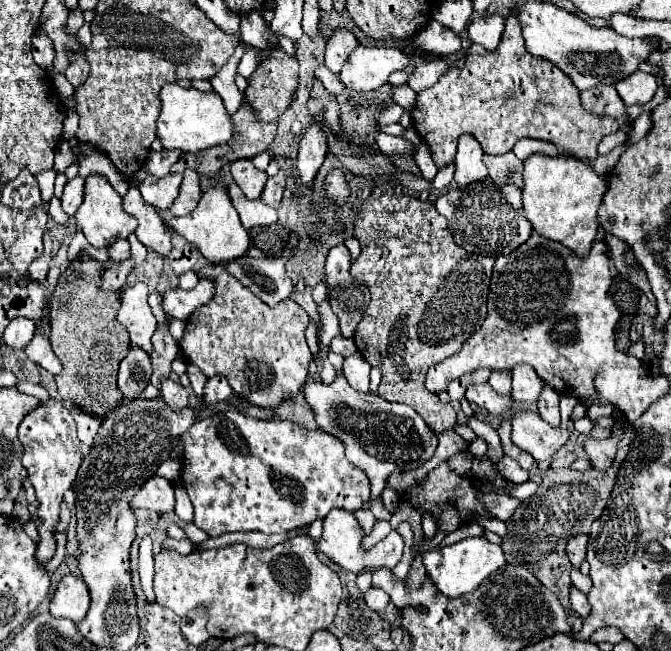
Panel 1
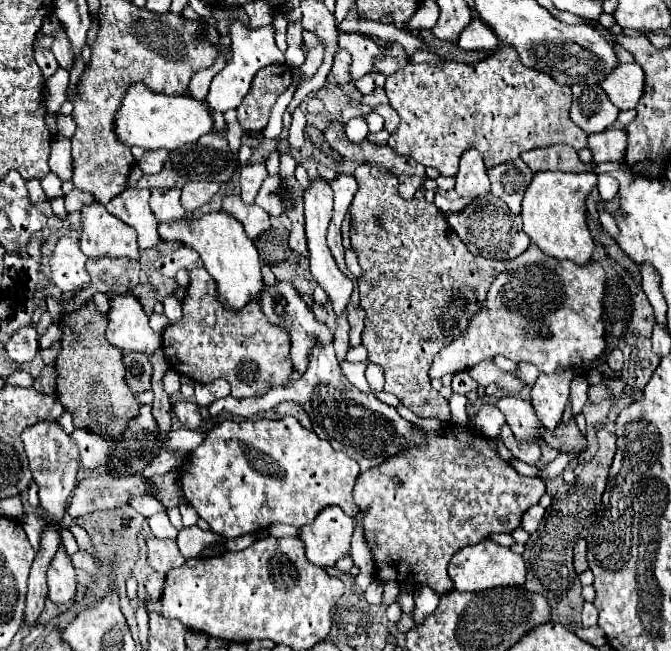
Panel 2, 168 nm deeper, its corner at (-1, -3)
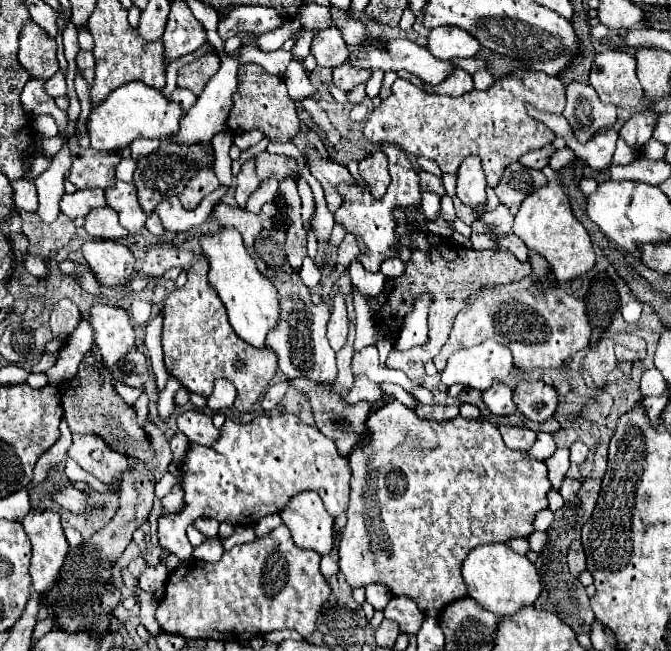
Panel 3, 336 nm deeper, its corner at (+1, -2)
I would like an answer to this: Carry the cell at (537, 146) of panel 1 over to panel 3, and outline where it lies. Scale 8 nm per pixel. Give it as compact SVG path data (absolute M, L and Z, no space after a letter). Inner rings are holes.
M551 144L551 146L545 146L545 148L541 148L541 150L533 150L533 152L529 152L529 154L523 154L521 158L519 158L519 162L523 164L523 166L527 166L527 168L533 168L533 170L543 170L547 164L549 164L549 158L555 154L555 146Z

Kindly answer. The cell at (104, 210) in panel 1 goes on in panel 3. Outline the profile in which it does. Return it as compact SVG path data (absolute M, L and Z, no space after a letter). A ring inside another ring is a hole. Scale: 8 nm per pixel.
M89 240L81 246L81 252L103 284L121 286L129 282L135 268L135 256L125 244L115 240Z

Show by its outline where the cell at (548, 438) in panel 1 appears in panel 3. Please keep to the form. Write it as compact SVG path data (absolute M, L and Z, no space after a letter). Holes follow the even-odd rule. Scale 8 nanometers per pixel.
M497 382L497 386L485 390L483 400L489 406L489 410L497 416L511 416L517 412L517 406L513 402L513 390L507 388L503 382Z

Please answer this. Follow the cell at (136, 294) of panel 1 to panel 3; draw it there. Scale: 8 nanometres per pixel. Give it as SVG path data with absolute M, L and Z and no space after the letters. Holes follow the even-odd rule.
M97 302L91 306L89 318L95 330L95 356L105 368L135 348L135 330L125 308Z

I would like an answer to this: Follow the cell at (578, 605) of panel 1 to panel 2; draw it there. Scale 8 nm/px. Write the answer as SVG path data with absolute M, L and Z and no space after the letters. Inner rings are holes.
M585 603L583 607L583 627L597 625L597 609L593 603Z

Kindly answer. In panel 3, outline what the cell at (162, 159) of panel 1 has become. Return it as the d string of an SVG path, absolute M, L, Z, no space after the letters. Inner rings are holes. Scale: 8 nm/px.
M141 138L141 140L133 142L133 146L131 146L131 150L133 150L133 158L135 158L135 160L145 158L145 156L149 156L151 152L155 152L157 146L159 146L157 140L145 140L145 138Z

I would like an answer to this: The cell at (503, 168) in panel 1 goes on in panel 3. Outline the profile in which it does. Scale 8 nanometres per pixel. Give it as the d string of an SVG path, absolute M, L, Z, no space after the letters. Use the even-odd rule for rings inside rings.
M513 162L503 170L503 176L495 186L495 194L499 196L501 204L511 210L511 214L517 214L525 196L529 196L531 190L537 190L545 182L547 178L541 170L531 170L521 166L519 162Z

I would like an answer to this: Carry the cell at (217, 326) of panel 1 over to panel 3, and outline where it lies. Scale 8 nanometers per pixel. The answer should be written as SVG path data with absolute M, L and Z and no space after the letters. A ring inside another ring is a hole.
M205 260L195 262L187 270L187 284L181 290L173 290L165 298L163 306L163 354L165 368L171 376L175 376L187 390L197 392L201 396L209 396L213 392L213 382L217 378L225 378L233 382L237 388L235 408L247 412L259 396L269 386L271 378L277 372L277 354L269 348L257 348L233 332L227 322L225 308L213 290L207 284L209 264Z

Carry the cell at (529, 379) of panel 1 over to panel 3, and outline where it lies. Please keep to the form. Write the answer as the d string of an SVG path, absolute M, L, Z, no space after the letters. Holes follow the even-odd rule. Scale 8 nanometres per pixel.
M485 340L479 346L453 354L447 368L441 372L441 382L463 384L465 388L491 388L493 380L505 380L513 368L513 356L505 346L493 340Z

